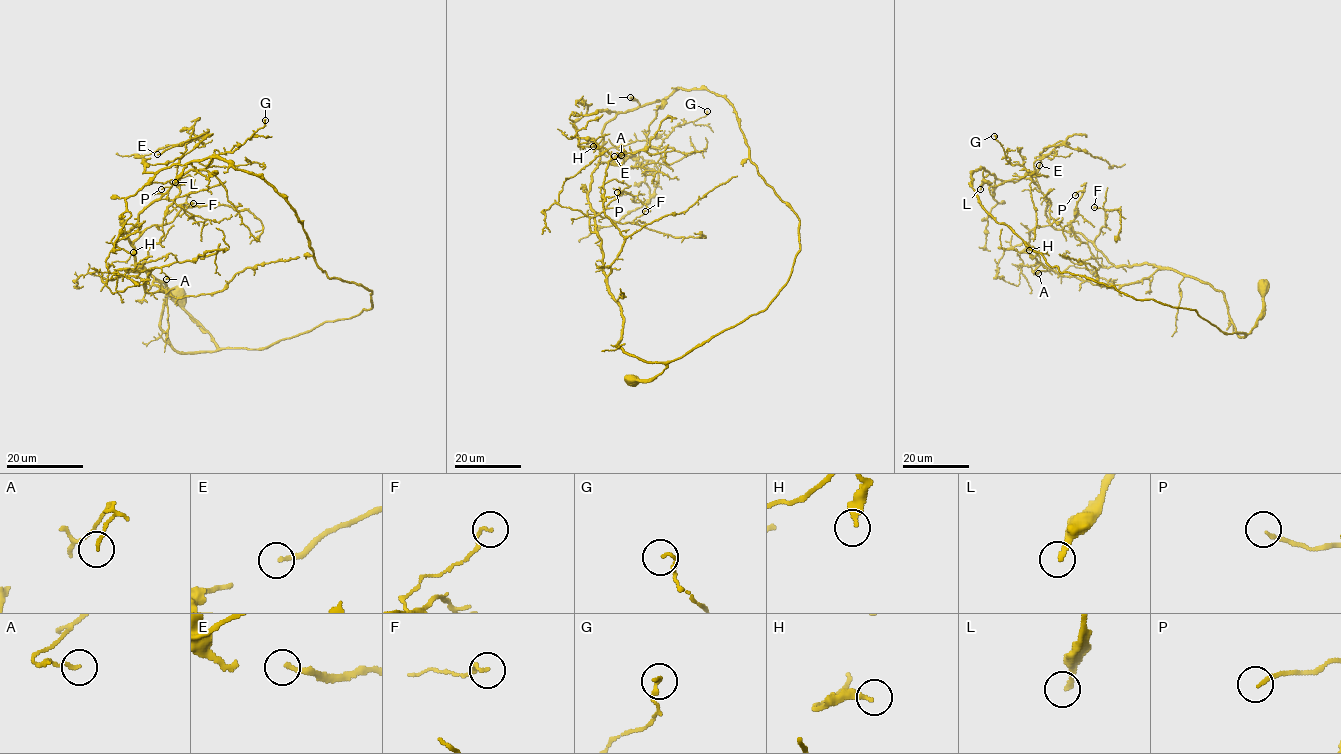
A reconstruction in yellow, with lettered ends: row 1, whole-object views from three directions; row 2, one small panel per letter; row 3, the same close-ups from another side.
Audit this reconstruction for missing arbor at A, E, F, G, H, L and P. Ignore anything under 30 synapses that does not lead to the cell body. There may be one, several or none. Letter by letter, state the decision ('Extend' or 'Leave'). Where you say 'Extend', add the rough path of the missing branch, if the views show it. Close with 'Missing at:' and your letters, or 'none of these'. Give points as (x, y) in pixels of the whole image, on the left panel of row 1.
A: Leave
E: Leave
F: Leave
G: Leave
H: Leave
L: Extend. Course of what is missing: (175, 182), (151, 212), (152, 225), (141, 256), (152, 270)
P: Leave
Missing at: L

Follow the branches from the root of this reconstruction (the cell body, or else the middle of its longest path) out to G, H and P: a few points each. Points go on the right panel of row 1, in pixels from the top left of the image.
G: (1263, 287), (1262, 315), (1240, 336), (1209, 284), (1114, 266), (1051, 224), (1045, 196), (994, 136)
H: (1263, 287), (1240, 336), (1225, 295), (1174, 269), (1114, 266), (1050, 225), (1029, 250)
P: (1263, 287), (1262, 315), (1240, 336), (1209, 284), (1154, 264), (1102, 267), (1074, 232), (1075, 195)

